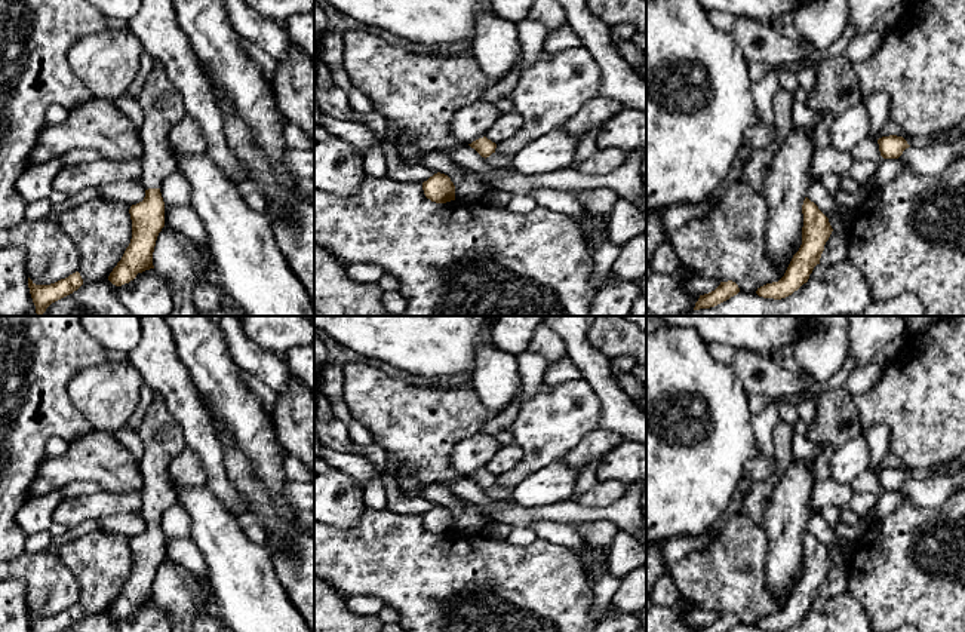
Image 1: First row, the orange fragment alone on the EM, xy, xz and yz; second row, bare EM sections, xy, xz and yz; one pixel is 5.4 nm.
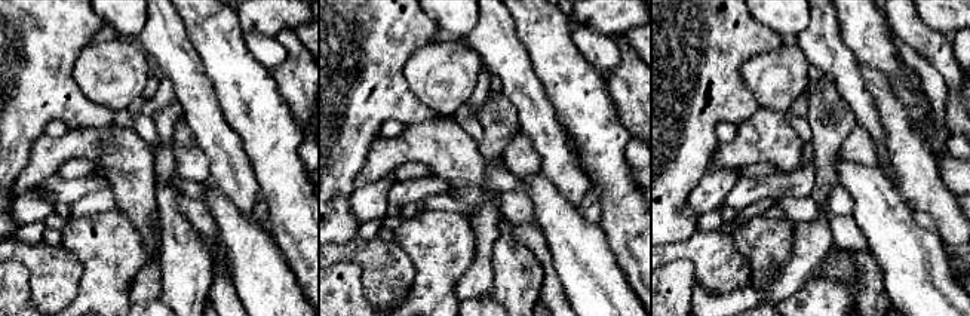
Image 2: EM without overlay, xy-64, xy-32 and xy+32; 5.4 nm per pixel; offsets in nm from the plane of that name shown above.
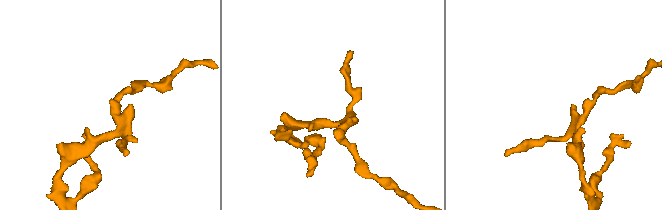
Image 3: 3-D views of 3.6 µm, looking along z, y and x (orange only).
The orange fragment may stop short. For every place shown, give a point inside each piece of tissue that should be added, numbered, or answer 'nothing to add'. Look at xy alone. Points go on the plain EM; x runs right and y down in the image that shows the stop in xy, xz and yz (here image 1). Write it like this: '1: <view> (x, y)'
1: xy (162, 436)

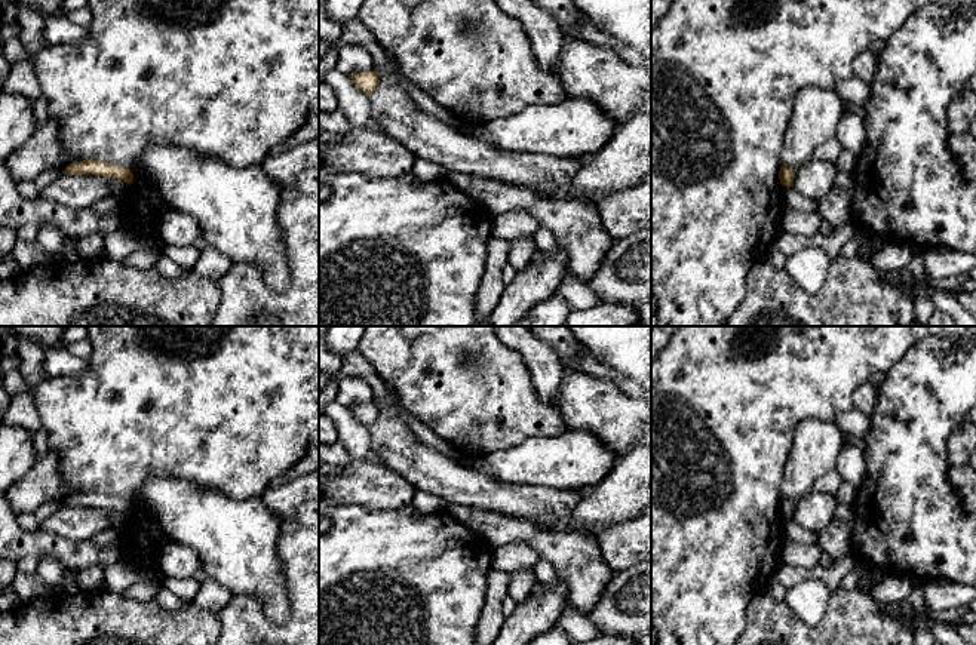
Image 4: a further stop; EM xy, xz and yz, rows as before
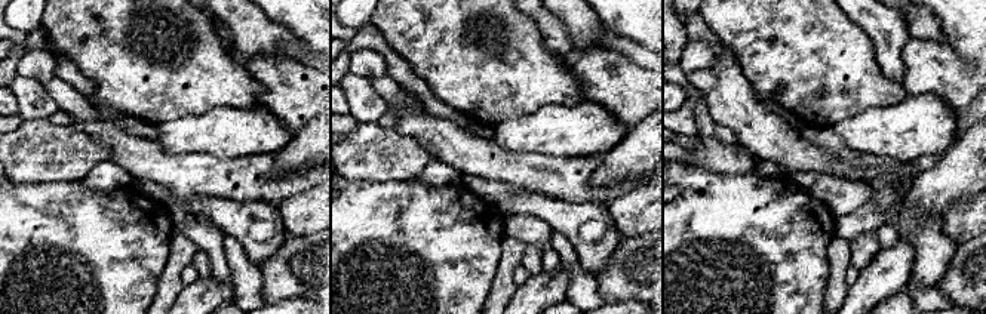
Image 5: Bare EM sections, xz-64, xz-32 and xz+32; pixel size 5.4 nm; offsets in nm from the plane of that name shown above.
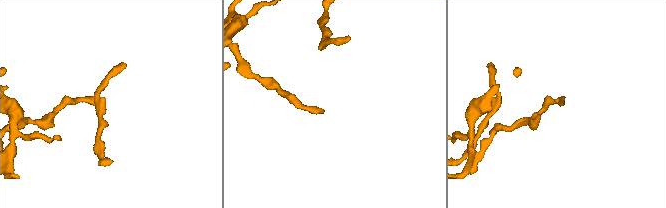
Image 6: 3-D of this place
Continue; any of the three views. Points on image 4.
nothing to add

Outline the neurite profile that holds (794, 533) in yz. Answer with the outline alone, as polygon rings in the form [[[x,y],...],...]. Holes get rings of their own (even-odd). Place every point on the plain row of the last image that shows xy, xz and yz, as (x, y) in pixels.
[[[783,519],[785,538],[794,543],[813,544],[817,535],[799,526],[794,519]]]

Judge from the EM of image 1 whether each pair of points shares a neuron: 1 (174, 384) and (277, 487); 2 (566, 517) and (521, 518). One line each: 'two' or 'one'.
1: one
2: one

